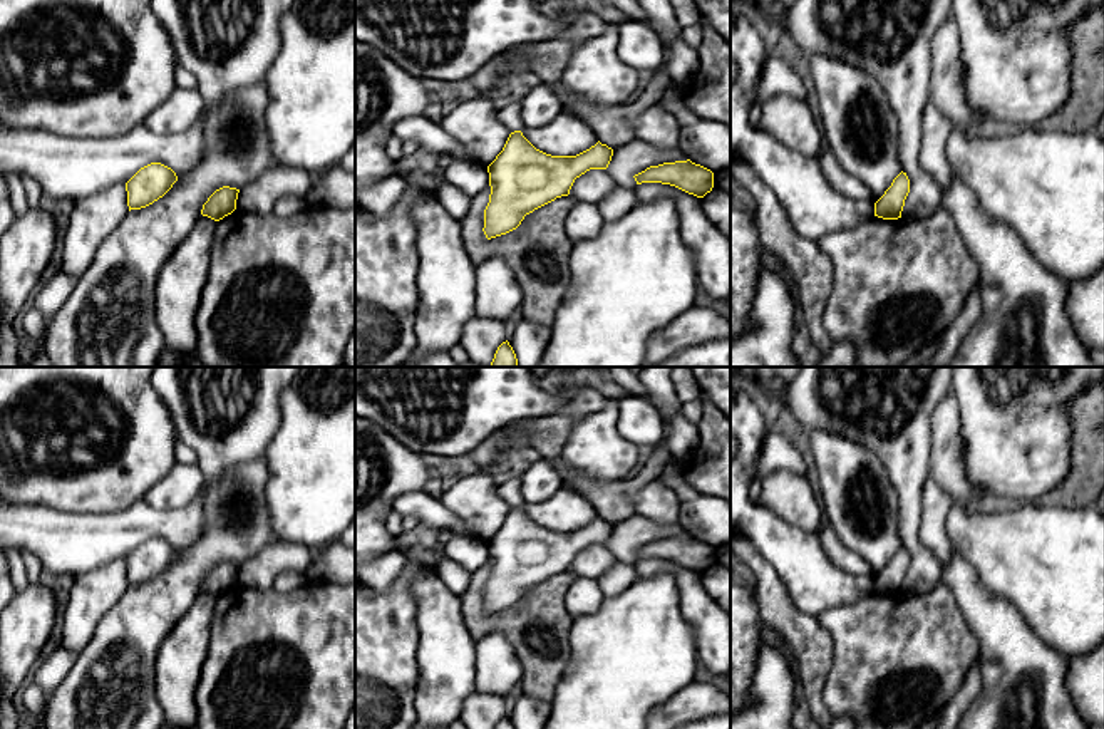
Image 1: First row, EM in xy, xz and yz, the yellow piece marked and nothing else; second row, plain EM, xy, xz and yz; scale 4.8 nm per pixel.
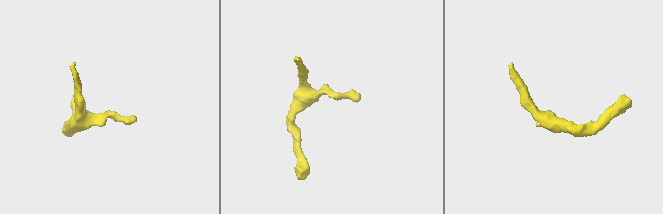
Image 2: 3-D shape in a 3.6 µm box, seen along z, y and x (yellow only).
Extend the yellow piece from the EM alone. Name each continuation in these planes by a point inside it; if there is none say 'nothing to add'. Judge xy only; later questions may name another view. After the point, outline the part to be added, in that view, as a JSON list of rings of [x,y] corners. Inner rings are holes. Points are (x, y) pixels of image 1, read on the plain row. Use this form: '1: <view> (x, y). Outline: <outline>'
nothing to add

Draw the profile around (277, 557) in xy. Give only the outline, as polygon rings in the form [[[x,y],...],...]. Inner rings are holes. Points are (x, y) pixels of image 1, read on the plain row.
[[[270,541],[238,568],[236,583],[248,588],[271,590],[283,571],[305,573],[315,555],[305,545]]]

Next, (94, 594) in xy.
[[[126,560],[109,561],[77,576],[69,592],[69,603],[64,608],[60,645],[79,654],[127,587]]]

